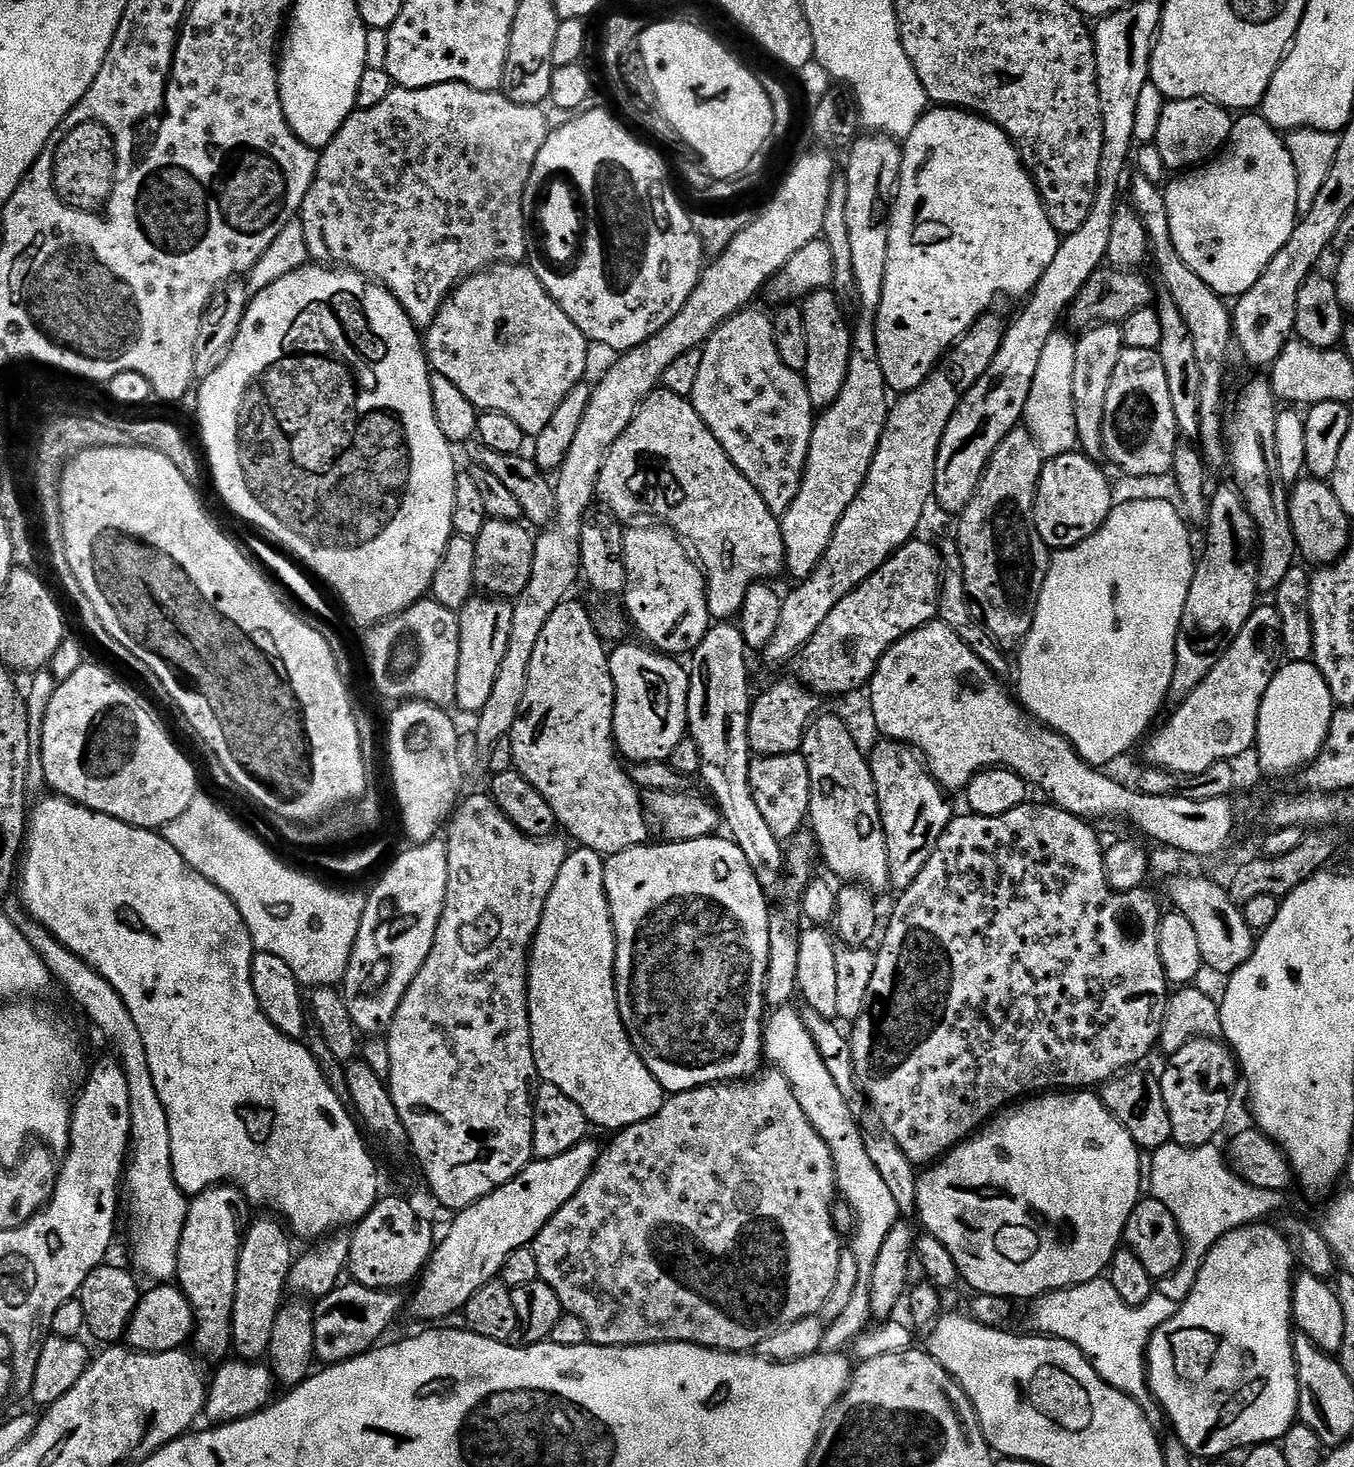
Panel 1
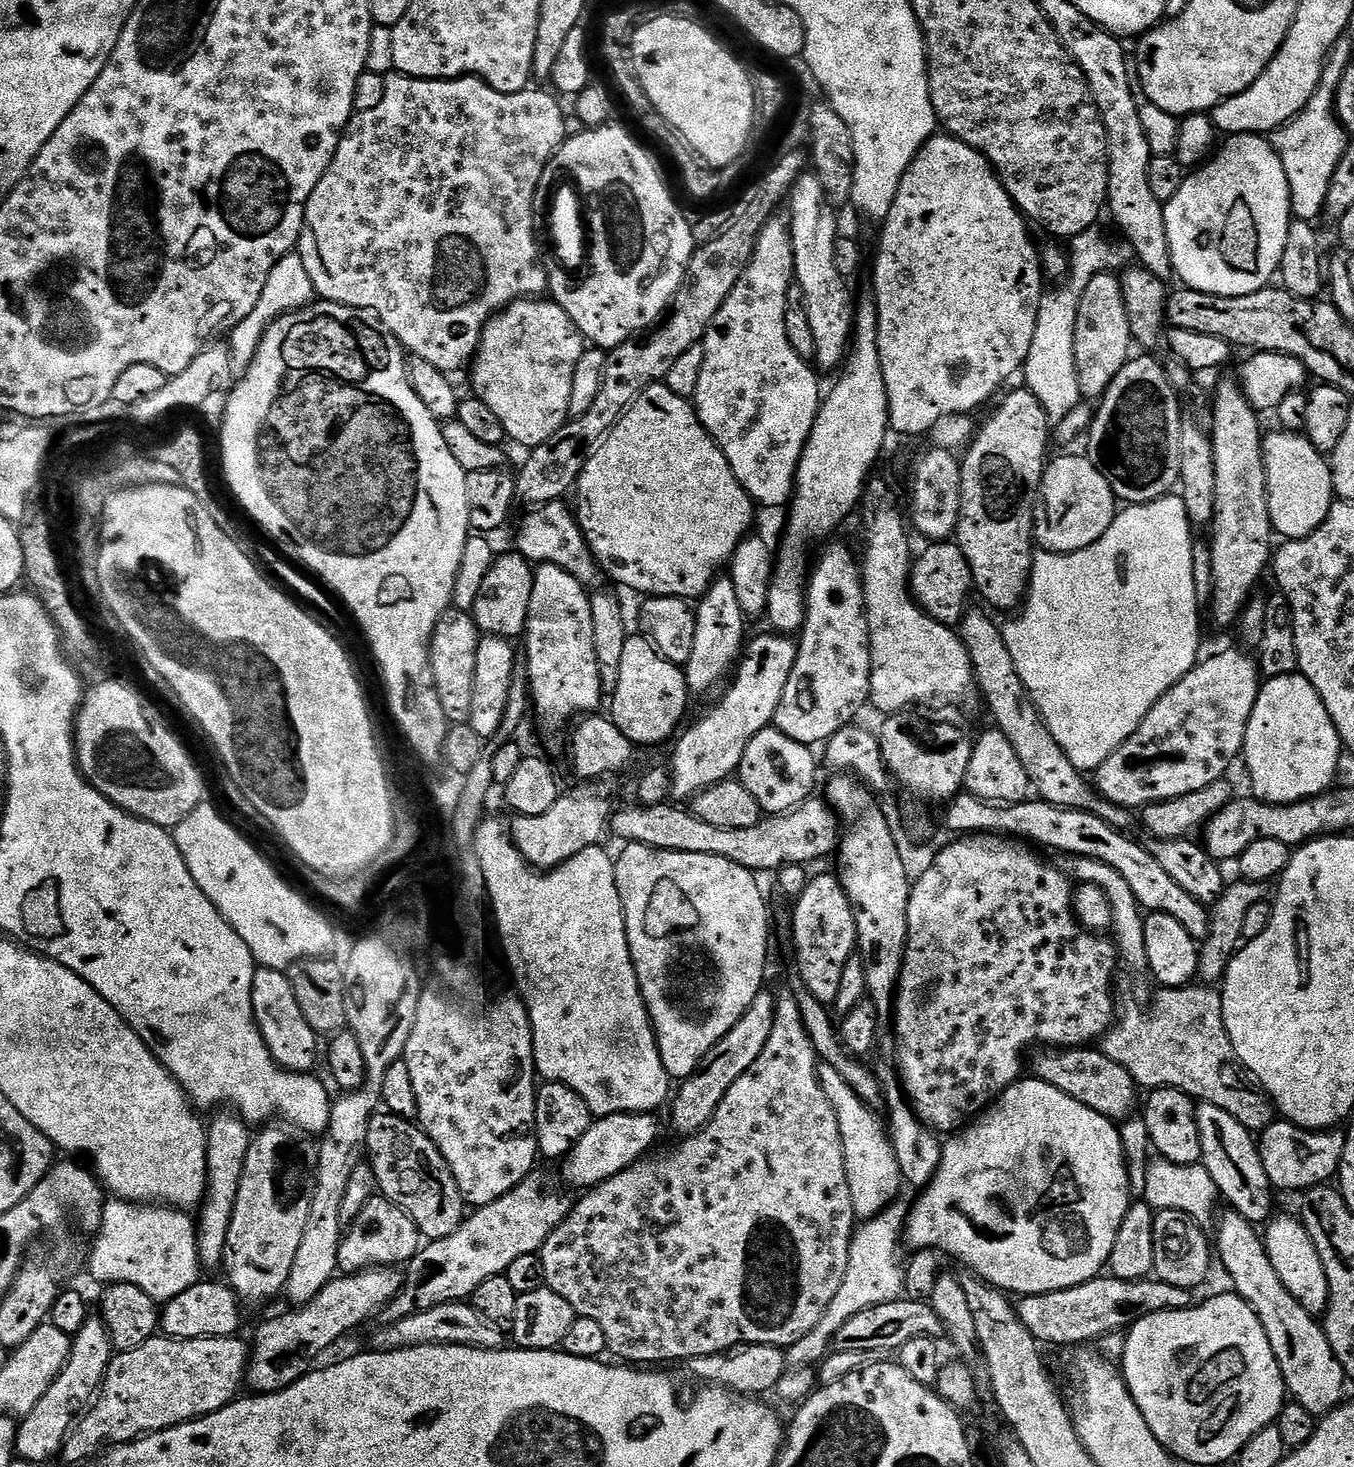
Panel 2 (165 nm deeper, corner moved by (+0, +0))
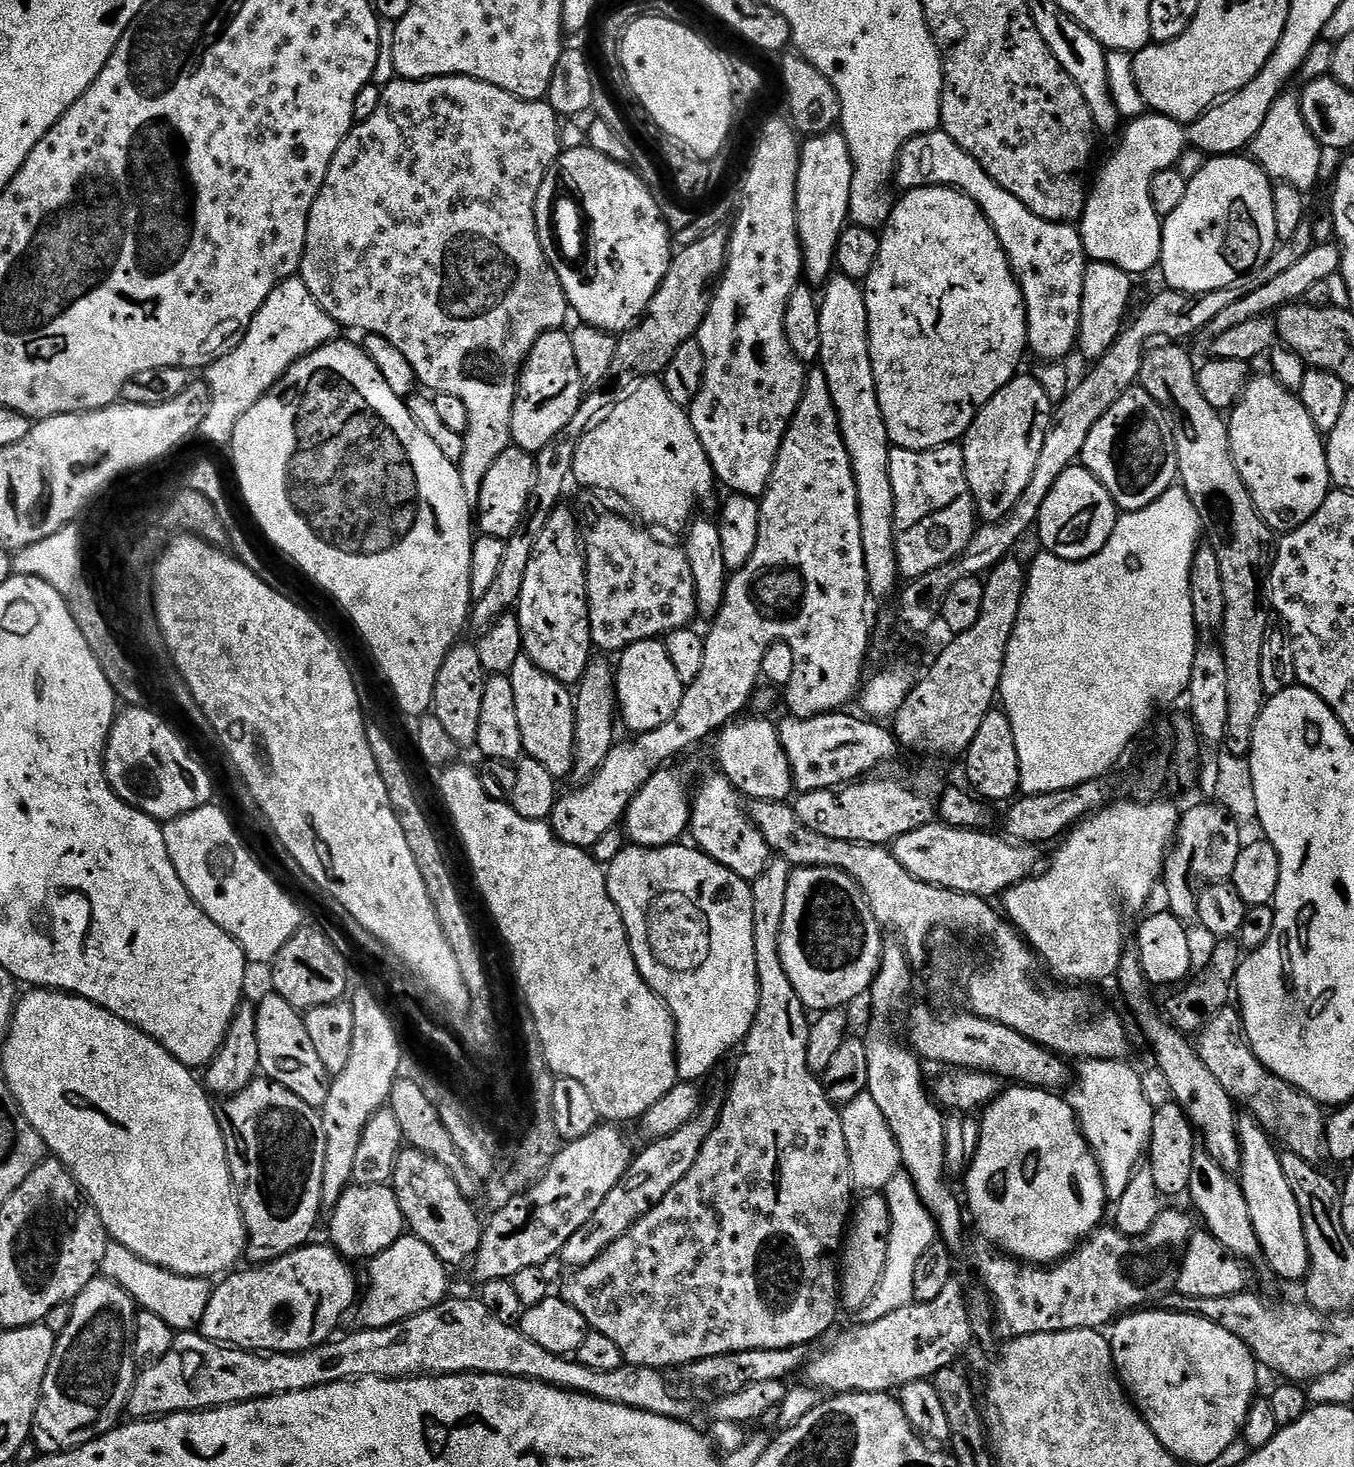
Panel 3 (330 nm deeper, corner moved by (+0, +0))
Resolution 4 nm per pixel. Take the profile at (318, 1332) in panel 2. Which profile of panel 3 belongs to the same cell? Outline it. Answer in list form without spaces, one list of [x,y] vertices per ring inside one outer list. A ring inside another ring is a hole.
[[[416,1235],[400,1236],[398,1242],[394,1242],[394,1246],[382,1250],[382,1254],[374,1257],[367,1268],[372,1285],[369,1286],[365,1296],[363,1293],[358,1304],[361,1320],[359,1323],[365,1328],[385,1328],[397,1324],[449,1299],[449,1265],[444,1264],[442,1258]]]

